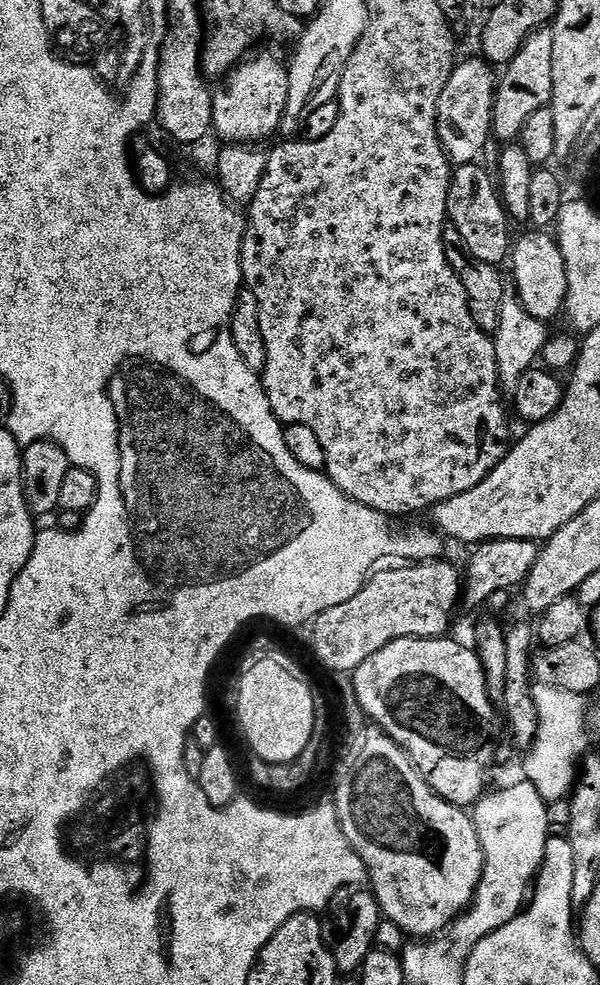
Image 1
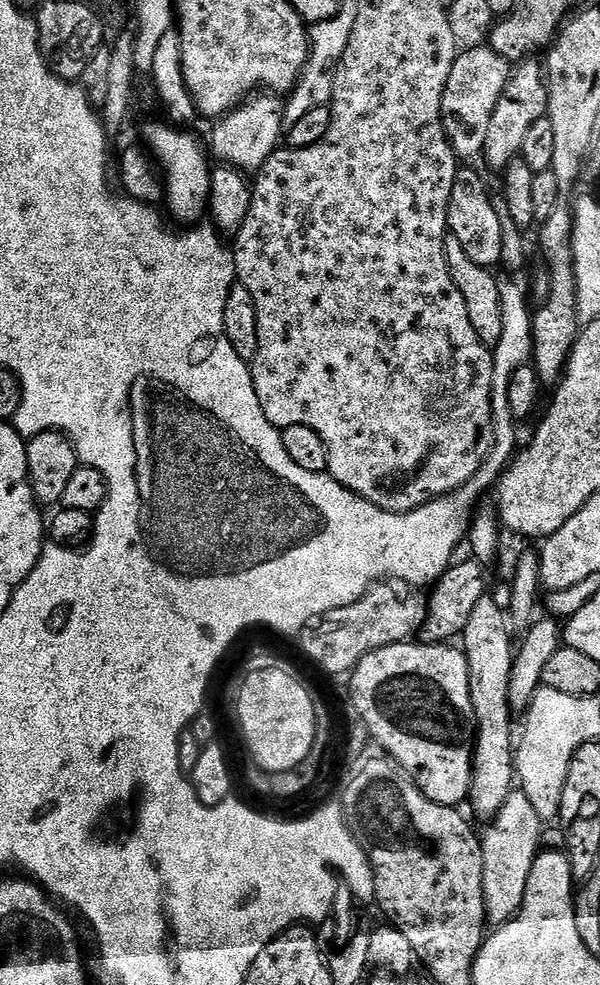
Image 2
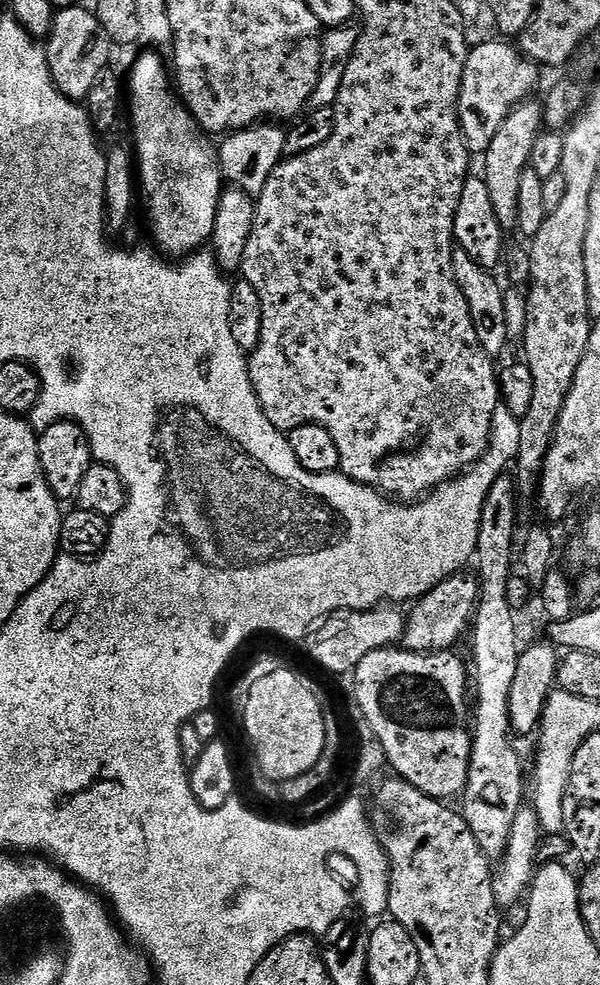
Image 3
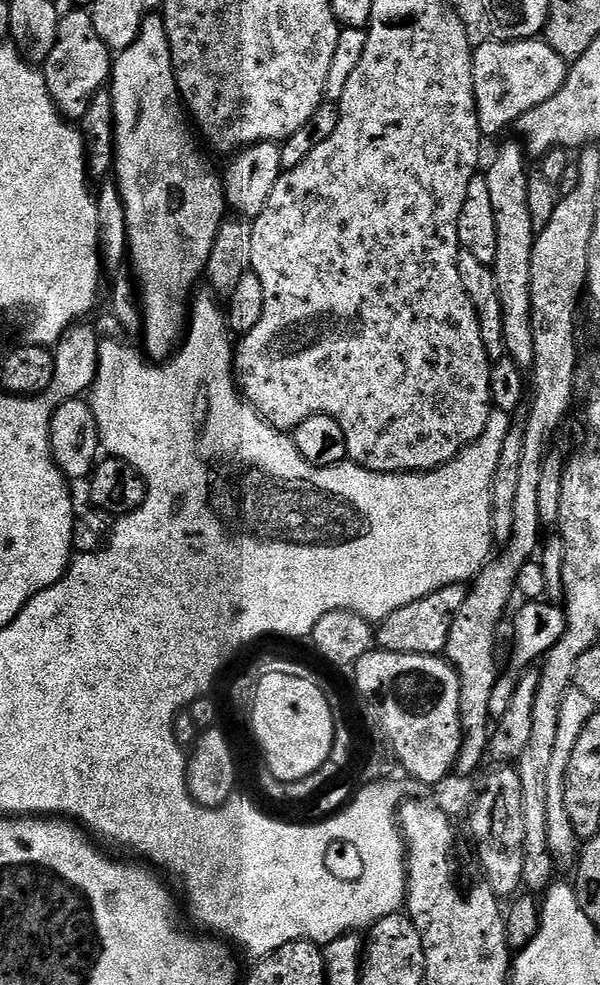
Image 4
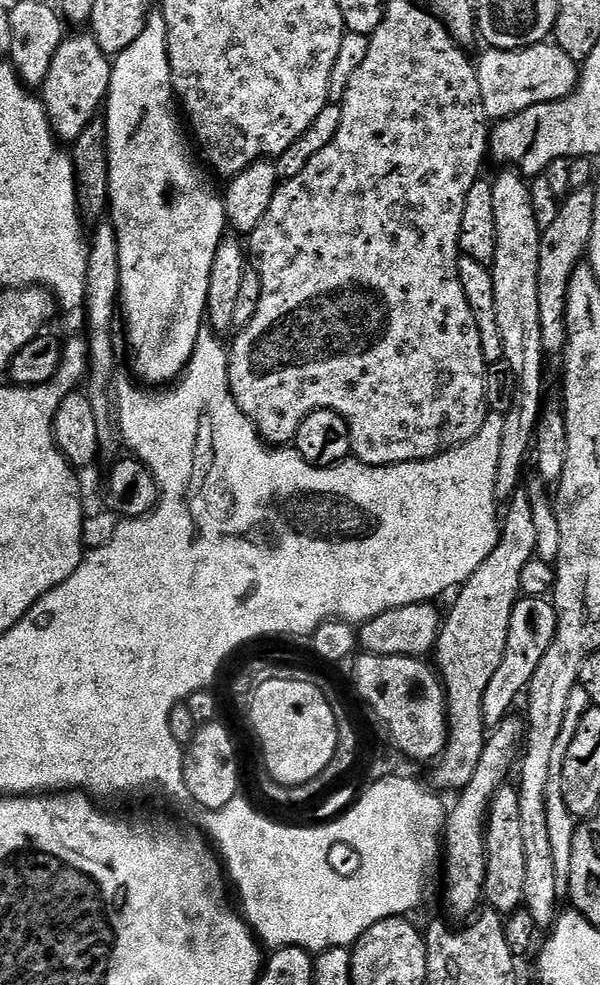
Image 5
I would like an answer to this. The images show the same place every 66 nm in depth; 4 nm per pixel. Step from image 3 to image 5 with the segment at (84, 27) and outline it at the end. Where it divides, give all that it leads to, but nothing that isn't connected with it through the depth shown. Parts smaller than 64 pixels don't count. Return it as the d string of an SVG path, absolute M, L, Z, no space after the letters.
M91 34L85 36L65 35L50 65L42 87L44 109L52 127L52 135L61 142L74 142L82 130L94 119L96 112L105 107L110 86L113 61L99 49L98 42Z

